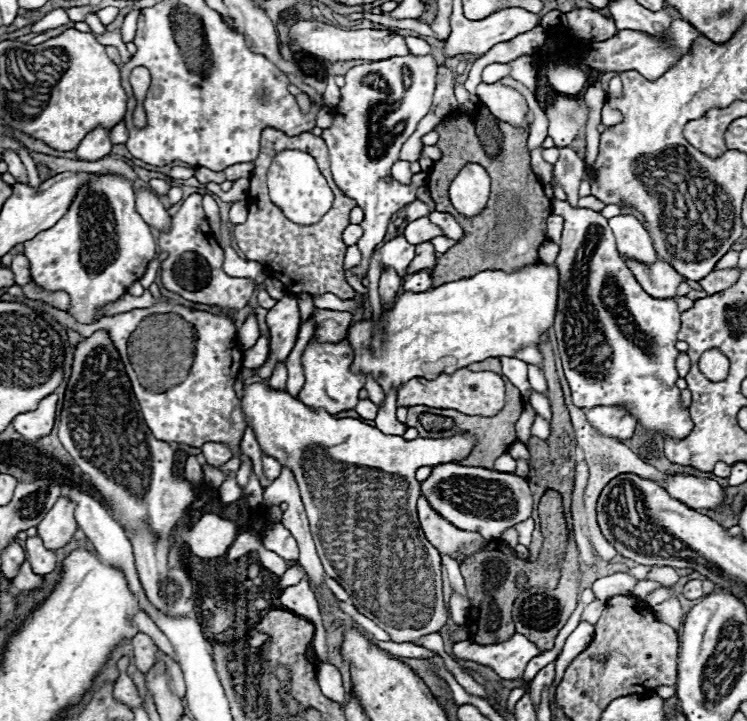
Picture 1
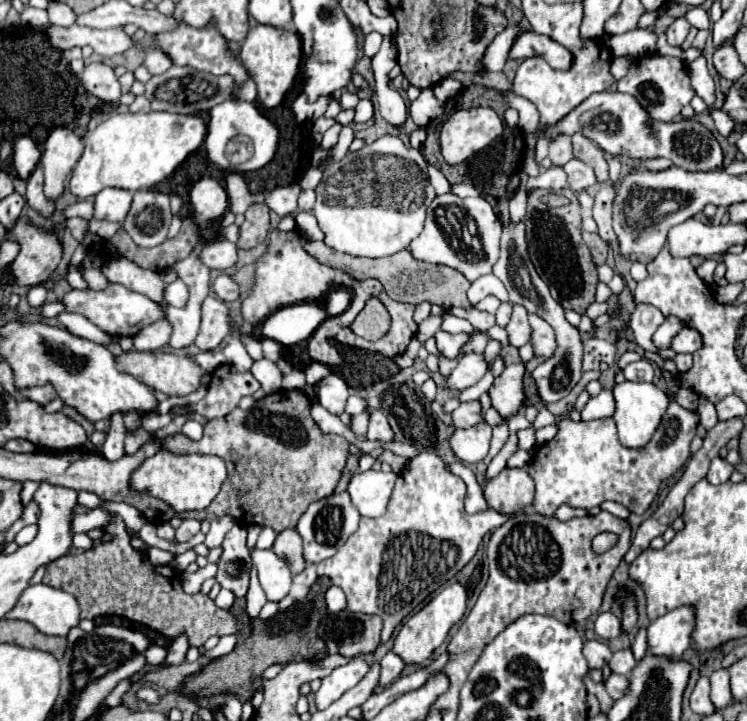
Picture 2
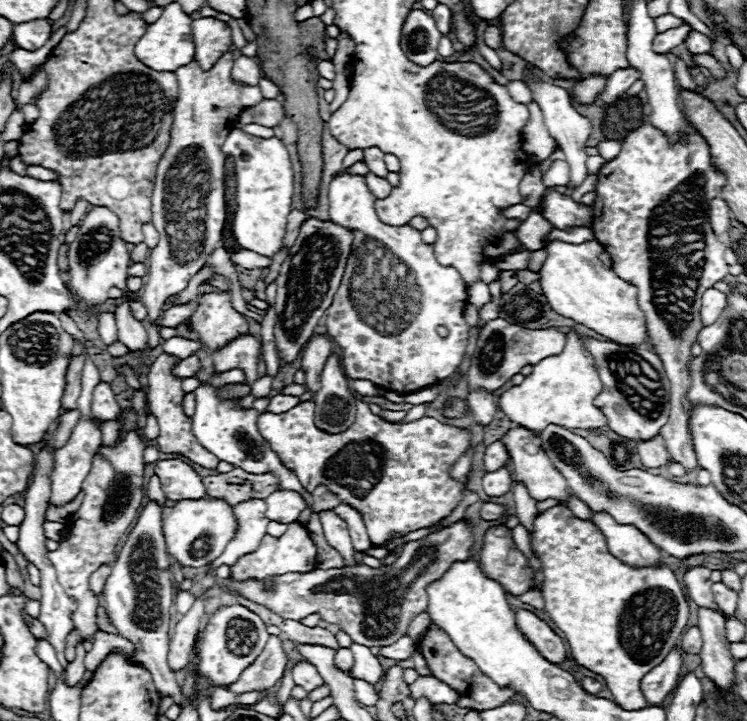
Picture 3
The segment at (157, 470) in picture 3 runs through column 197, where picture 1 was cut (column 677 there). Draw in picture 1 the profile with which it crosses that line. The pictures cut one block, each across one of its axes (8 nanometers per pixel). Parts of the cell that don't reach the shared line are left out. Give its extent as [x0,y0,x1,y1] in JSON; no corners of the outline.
[660,474,724,510]

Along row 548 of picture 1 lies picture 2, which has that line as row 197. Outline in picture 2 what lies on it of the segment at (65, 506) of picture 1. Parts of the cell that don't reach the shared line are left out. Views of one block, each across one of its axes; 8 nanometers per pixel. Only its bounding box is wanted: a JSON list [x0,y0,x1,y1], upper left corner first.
[42,126,84,200]

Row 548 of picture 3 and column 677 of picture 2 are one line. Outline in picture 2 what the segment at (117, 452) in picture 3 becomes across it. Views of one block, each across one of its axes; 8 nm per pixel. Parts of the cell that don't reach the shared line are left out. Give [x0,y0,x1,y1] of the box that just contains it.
[618,54,694,122]

